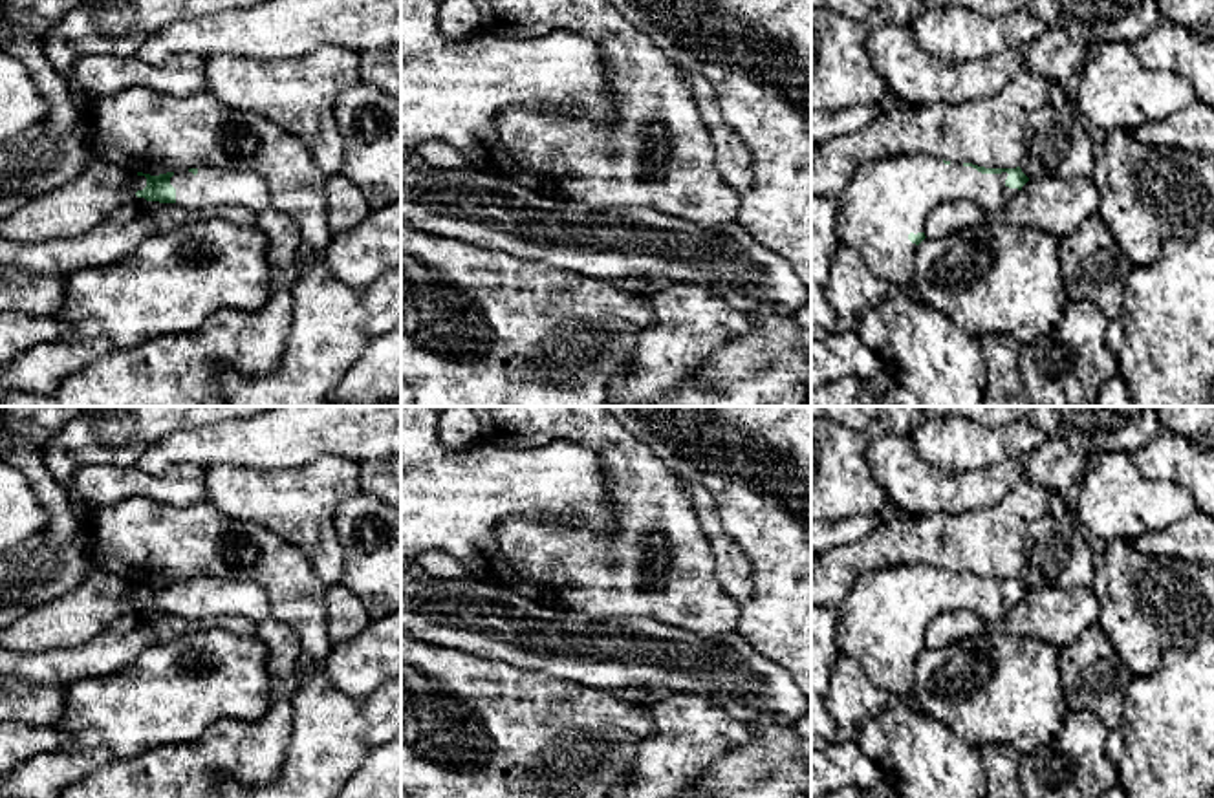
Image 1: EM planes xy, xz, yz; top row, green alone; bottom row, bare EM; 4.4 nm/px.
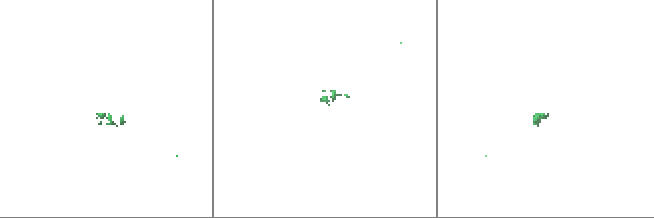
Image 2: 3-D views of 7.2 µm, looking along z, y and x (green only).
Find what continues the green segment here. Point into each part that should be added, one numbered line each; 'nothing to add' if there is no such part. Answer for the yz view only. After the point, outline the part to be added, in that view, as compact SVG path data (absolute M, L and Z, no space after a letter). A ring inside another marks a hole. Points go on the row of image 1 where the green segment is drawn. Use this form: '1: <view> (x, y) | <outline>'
1: yz (887, 198) | M899 154L864 161L839 196L839 240L861 253L868 267L895 289L912 284L917 245L908 234L925 232L927 216L947 200L969 200L987 209L1007 205L1018 189L1005 185L1007 172L981 174L963 163L945 165L919 154Z

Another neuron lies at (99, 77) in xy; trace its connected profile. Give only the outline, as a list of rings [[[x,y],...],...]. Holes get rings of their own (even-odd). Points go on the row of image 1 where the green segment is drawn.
[[[84,55],[75,60],[71,81],[93,102],[117,95],[130,86],[176,97],[207,90],[205,60],[198,55],[174,55],[157,66],[150,66],[135,55]]]

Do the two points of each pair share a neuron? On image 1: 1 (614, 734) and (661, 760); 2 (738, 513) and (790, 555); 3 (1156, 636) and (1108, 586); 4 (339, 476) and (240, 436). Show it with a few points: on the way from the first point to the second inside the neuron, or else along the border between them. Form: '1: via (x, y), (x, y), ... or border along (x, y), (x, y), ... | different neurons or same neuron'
1: border along (649, 707), (654, 731), (636, 745), (628, 778) | different neurons
2: via (751, 517), (777, 542) | same neuron
3: via (1143, 623), (1121, 599) | same neuron
4: border along (352, 460), (321, 454), (301, 467), (268, 473) | different neurons

